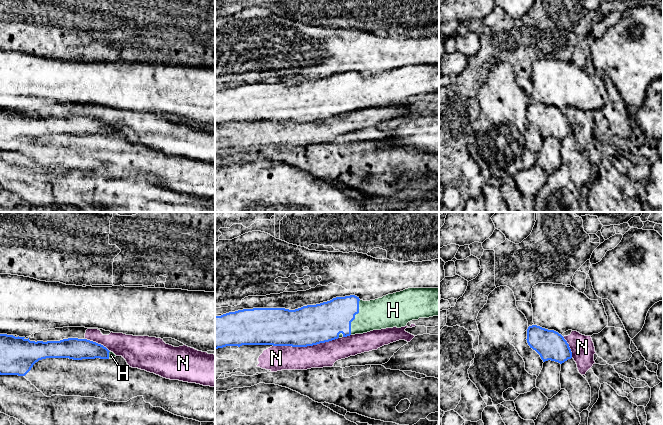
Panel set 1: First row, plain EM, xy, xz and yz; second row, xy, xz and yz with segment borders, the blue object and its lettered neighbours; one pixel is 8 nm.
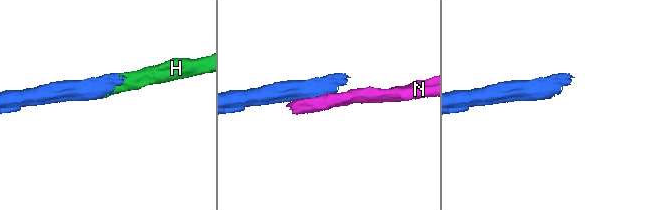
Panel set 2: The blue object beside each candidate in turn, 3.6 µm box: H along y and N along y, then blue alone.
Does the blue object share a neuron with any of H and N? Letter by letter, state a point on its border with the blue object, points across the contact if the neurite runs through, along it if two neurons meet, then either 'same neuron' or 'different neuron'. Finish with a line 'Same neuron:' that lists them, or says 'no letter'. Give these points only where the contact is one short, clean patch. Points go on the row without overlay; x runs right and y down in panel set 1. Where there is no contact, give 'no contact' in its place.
H: xz (354, 93) | same neuron
N: xz (305, 122) | different neuron
Same neuron: H

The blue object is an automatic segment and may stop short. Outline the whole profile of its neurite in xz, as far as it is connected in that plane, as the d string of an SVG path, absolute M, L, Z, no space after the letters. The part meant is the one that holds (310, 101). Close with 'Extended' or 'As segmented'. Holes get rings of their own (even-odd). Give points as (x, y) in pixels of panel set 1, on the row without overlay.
M408 64L370 77L360 76L355 71L336 73L316 81L307 81L295 86L285 84L253 84L215 92L215 125L226 122L273 121L307 123L373 106L405 103L419 94L439 92L439 64Z. Extended

